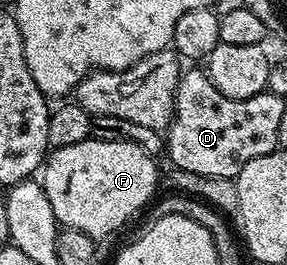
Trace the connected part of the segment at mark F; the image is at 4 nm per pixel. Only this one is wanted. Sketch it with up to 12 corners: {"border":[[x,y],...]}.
{"border":[[54,148],[41,182],[56,223],[103,241],[150,201],[145,149]]}

